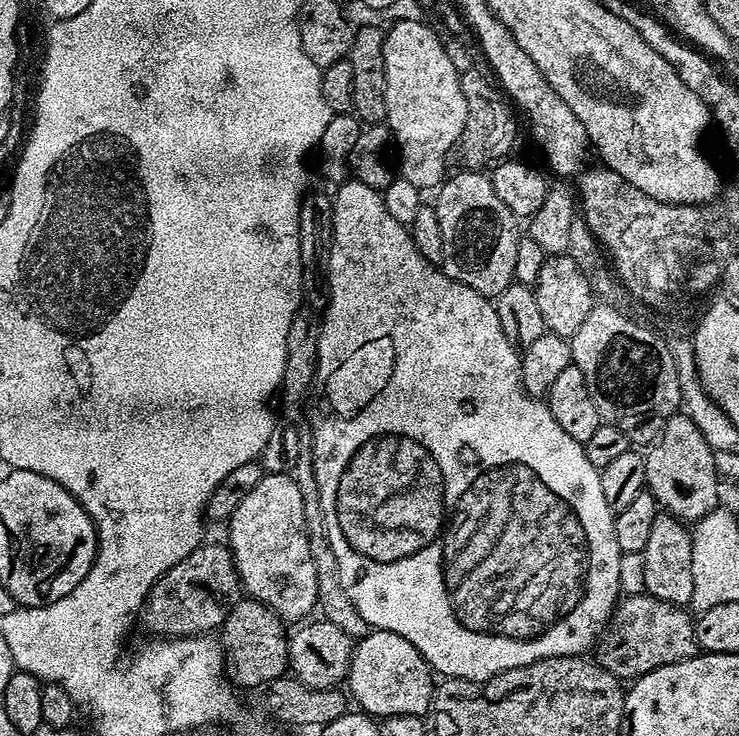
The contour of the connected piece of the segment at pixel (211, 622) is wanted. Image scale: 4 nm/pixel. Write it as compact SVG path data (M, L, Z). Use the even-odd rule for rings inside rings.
M201 543L186 558L166 570L162 578L148 591L148 598L142 609L142 624L157 637L198 636L219 629L232 607L242 599L240 575L227 543Z

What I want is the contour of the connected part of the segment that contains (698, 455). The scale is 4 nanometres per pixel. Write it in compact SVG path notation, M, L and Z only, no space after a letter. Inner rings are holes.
M681 414L671 416L648 450L644 456L644 482L667 515L695 522L718 507L718 490L722 483L721 477L716 477L718 456L690 418Z

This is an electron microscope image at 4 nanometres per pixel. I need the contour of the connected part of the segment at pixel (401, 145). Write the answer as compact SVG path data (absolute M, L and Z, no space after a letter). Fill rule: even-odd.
M423 19L398 21L384 34L384 65L386 66L386 110L387 126L394 141L394 148L400 151L398 172L406 182L414 182L422 190L435 189L445 179L444 163L450 160L450 153L460 140L466 126L466 98L462 98L461 73L456 72L445 42L436 37L432 28L427 28Z

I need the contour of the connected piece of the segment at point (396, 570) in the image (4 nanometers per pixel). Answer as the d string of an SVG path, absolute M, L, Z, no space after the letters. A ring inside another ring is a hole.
M349 178L335 189L332 196L332 243L328 245L326 307L323 309L322 315L324 315L324 320L322 318L319 321L316 372L312 378L310 395L307 397L309 400L306 413L307 422L313 432L313 468L314 474L317 476L324 530L327 533L328 544L332 547L334 558L337 559L336 575L339 577L339 582L343 586L348 600L353 603L359 614L362 614L362 618L373 629L382 632L397 632L399 636L406 638L406 642L410 642L424 655L424 661L427 662L433 673L444 678L473 680L481 684L482 681L489 680L491 676L497 676L499 672L533 664L546 658L584 656L587 648L589 651L595 645L600 633L608 627L612 610L622 596L618 582L618 562L622 553L618 546L618 538L614 538L614 514L609 508L604 507L602 486L598 482L597 469L589 467L582 445L574 442L574 438L570 438L570 434L566 434L566 430L562 430L562 426L558 426L558 422L554 422L554 414L550 414L548 405L543 399L527 395L520 387L521 353L515 347L510 346L506 334L500 332L500 323L495 316L495 303L489 297L470 290L470 286L450 278L437 265L422 258L422 254L412 244L411 231L405 225L394 222L390 210L386 210L383 195L360 180Z

